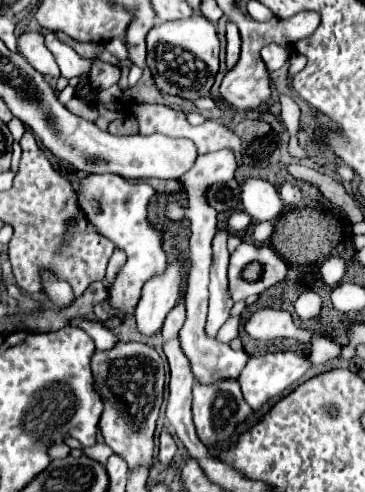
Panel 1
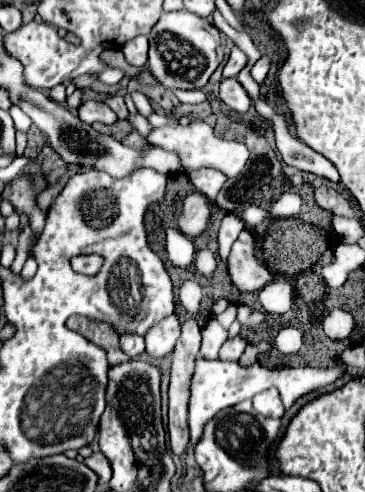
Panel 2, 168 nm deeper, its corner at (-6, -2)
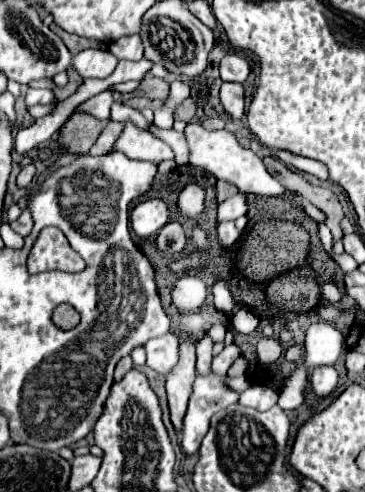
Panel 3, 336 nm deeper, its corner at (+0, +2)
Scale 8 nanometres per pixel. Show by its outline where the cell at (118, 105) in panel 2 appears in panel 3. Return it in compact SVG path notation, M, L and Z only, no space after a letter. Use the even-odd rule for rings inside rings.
M112 104L112 120L120 122L134 122L140 129L148 131L149 124L140 111L126 106L126 104Z

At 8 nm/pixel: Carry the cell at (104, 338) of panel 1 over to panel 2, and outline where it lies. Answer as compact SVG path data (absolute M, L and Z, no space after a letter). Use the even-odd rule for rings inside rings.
M122 334L120 336L120 350L128 354L130 358L136 358L140 352L144 352L144 338L136 334Z

